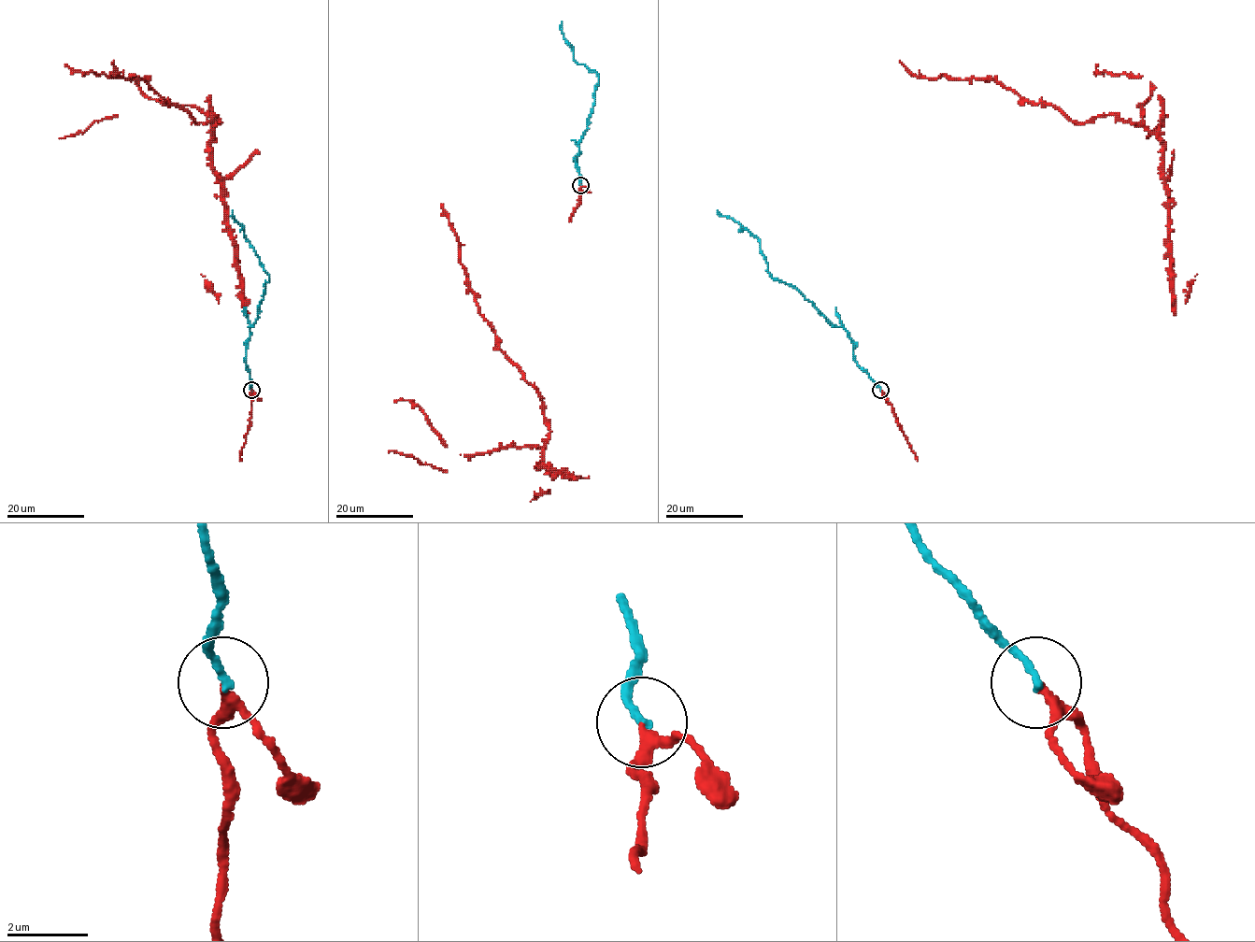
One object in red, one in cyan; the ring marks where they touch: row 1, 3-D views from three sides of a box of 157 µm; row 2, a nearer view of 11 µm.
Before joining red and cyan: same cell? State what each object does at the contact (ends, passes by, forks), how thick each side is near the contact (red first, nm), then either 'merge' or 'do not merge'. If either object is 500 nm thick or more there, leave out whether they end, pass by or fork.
red passes by; cyan ends there; 190 nm thick on the red side, 180 nm on the other; merge

